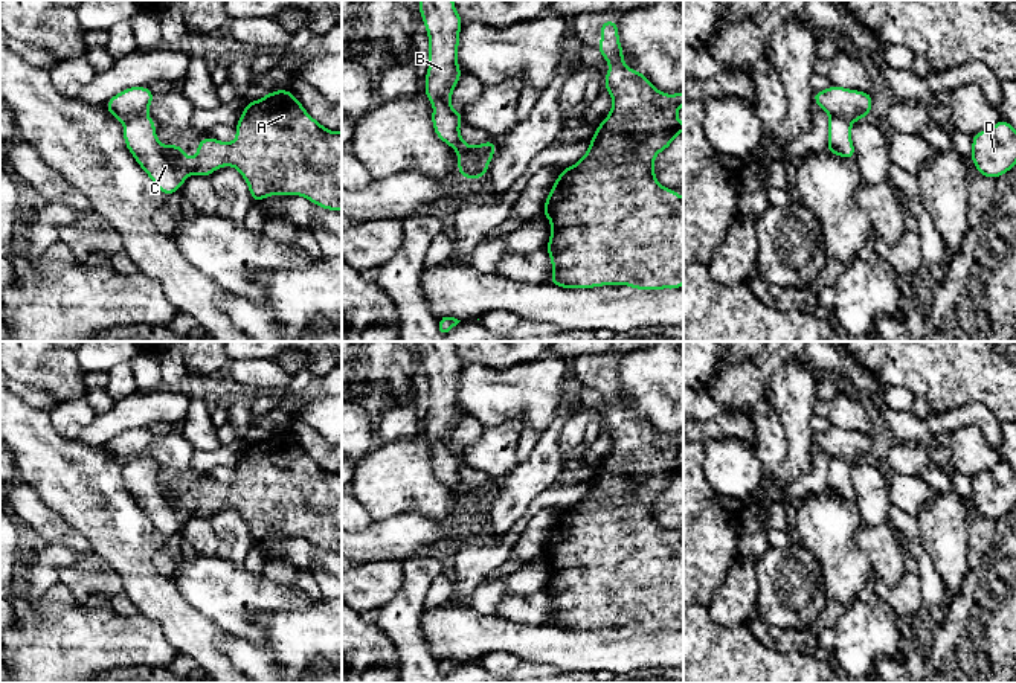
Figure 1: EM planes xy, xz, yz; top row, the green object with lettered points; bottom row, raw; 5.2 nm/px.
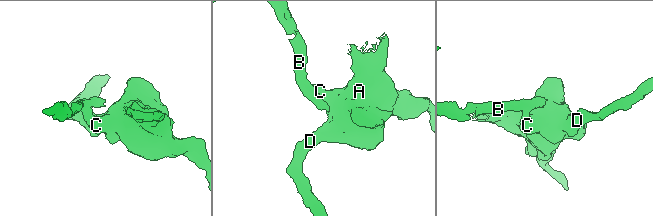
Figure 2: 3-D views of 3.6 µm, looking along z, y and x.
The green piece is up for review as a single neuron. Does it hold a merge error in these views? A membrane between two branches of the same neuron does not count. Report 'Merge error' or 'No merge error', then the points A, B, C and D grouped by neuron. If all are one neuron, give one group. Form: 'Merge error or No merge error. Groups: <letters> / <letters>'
Merge error. Groups: A C D / B

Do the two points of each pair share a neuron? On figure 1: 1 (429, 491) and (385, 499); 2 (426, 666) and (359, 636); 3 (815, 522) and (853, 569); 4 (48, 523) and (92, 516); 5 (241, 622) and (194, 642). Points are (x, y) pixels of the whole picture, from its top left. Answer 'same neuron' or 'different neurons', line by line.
1: same neuron
2: different neurons
3: same neuron
4: different neurons
5: different neurons

